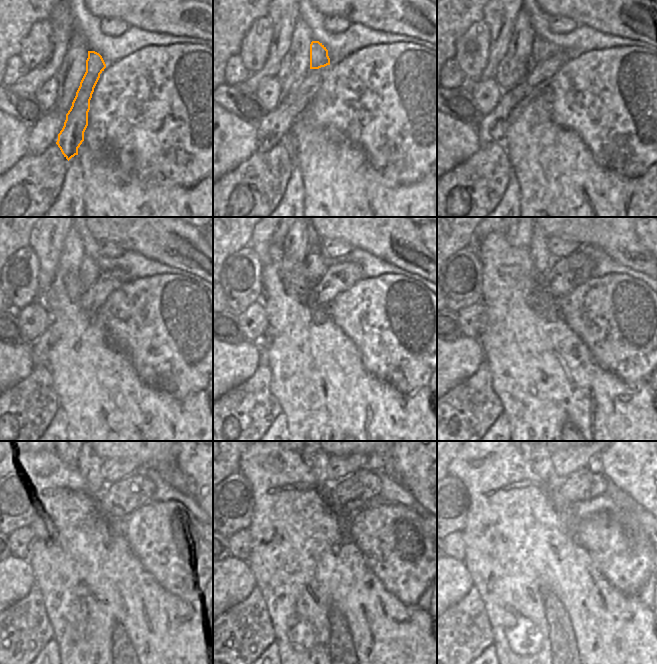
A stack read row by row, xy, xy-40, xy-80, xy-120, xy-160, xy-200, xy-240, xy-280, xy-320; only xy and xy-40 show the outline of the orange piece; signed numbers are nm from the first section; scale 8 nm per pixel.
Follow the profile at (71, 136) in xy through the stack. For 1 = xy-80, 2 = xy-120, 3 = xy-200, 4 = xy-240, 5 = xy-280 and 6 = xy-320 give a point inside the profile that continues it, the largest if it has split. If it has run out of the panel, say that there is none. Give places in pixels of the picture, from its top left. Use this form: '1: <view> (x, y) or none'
1: xy-80 (541, 49)
2: xy-120 (89, 271)
3: xy-200 (541, 256)
4: xy-240 (89, 463)
5: xy-280 (317, 461)
6: xy-320 (540, 461)

